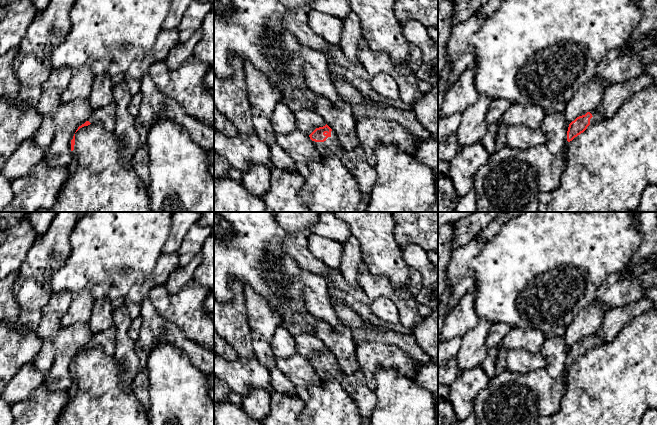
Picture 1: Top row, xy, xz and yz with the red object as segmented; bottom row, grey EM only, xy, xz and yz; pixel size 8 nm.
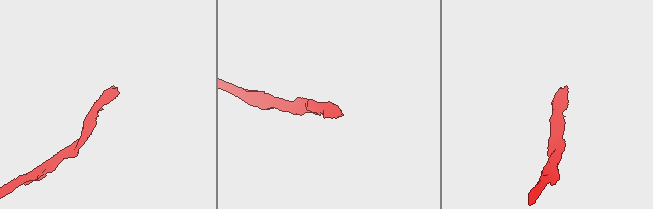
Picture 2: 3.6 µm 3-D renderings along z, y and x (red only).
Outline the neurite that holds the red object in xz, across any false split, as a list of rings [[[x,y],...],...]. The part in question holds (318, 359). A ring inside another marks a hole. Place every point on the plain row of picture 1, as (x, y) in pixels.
[[[327,348],[316,352],[309,361],[318,374],[329,374],[342,386],[359,407],[364,424],[369,425],[371,413],[377,399],[375,391],[367,387],[365,374],[360,368],[354,374],[344,373],[340,369],[336,357]]]

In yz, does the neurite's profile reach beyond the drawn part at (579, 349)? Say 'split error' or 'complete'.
split error

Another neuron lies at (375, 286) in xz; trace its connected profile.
[[[365,264],[359,269],[359,285],[370,298],[375,300],[379,297],[389,298],[397,307],[400,315],[400,323],[413,330],[424,316],[418,310],[418,302],[407,289],[399,291],[394,288],[390,280],[382,275],[372,274]]]

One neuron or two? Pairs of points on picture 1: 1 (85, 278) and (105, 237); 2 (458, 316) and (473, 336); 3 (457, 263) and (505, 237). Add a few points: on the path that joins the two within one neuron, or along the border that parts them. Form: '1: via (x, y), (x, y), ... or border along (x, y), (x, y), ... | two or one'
1: via (92, 268), (105, 255), (105, 247) | one
2: border along (478, 318), (477, 324), (461, 336) | two
3: border along (484, 243), (470, 262), (469, 268), (473, 274) | two

